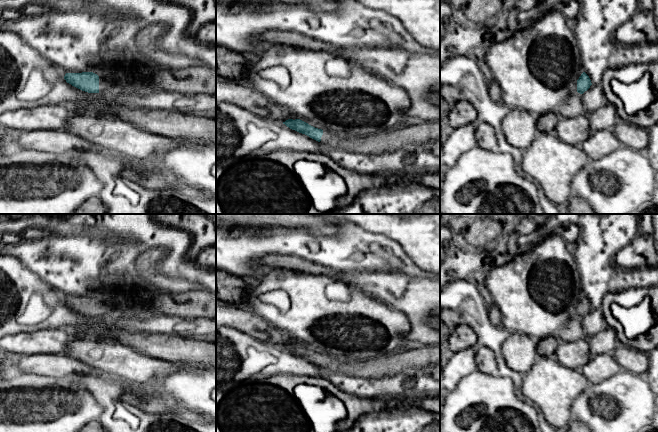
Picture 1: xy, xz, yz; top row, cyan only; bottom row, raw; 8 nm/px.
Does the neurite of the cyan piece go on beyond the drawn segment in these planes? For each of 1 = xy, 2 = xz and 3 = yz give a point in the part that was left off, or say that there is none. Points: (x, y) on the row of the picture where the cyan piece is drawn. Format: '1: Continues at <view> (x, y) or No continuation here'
1: Continues at xy (104, 86)
2: Continues at xz (405, 136)
3: No continuation here

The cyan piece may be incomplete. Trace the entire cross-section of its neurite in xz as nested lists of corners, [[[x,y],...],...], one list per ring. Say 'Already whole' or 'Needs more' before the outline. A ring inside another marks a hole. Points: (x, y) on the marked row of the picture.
Needs more. [[[300,119],[283,122],[287,127],[321,142],[333,149],[367,155],[404,150],[440,140],[440,122],[419,121],[413,126],[400,126],[366,137],[344,137],[341,134],[315,128]]]

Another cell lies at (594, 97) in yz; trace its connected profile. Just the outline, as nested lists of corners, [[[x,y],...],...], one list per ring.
[[[592,84],[587,91],[581,94],[581,97],[583,100],[583,107],[587,114],[597,110],[607,103],[601,84]]]

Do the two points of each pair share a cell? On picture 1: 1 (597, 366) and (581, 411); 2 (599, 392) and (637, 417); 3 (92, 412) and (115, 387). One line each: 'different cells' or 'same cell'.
1: different cells
2: same cell
3: different cells

